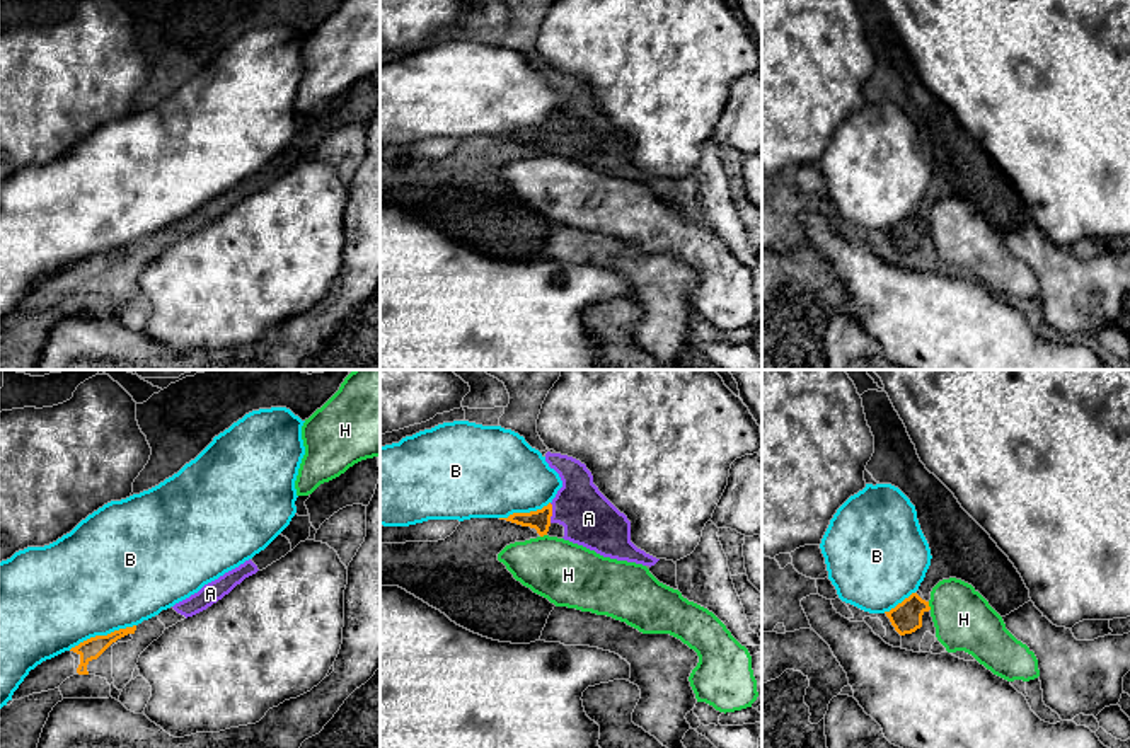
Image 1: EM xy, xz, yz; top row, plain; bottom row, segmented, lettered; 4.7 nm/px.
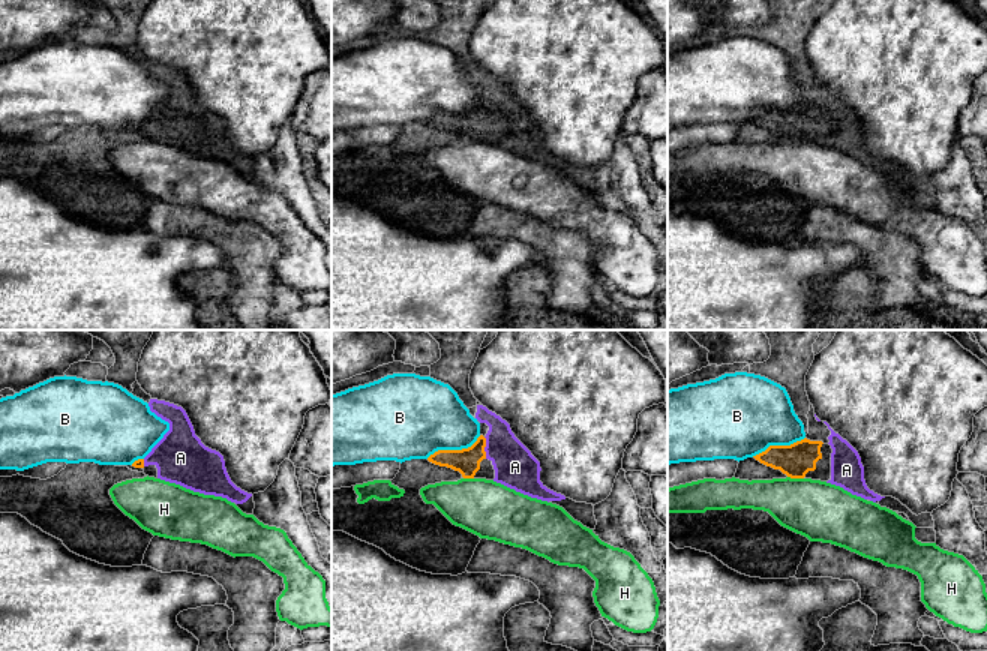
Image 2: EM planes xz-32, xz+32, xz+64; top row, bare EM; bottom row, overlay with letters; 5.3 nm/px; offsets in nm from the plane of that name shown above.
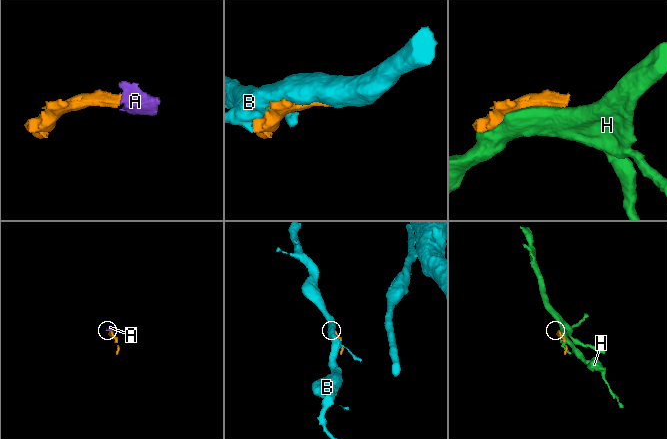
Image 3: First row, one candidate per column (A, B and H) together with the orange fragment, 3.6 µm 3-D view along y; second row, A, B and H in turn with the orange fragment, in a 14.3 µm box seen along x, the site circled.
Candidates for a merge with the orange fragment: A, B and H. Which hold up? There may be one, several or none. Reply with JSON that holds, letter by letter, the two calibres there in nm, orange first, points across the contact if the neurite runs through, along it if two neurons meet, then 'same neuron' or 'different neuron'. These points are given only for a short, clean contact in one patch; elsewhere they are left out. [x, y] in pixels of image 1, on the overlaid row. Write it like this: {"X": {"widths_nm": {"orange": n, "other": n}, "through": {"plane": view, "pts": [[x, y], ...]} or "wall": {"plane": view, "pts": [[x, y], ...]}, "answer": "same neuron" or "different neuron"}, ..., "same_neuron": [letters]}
{"A": {"widths_nm": {"orange": 100, "other": 260}, "through": {"plane": "xz", "pts": [[541, 520], [551, 513], [583, 513], [588, 518]]}, "answer": "same neuron"}, "B": {"widths_nm": {"orange": 100, "other": 480}, "answer": "different neuron"}, "H": {"widths_nm": {"orange": 150, "other": 280}, "answer": "different neuron"}, "same_neuron": ["A"]}

